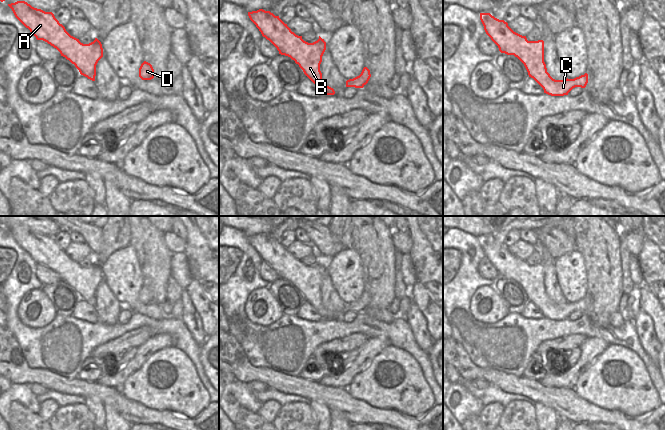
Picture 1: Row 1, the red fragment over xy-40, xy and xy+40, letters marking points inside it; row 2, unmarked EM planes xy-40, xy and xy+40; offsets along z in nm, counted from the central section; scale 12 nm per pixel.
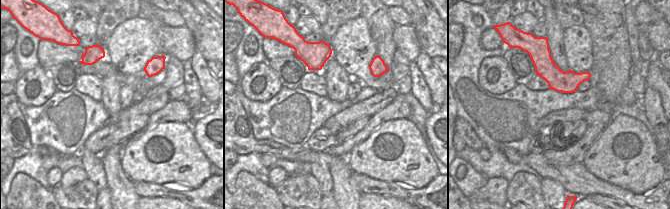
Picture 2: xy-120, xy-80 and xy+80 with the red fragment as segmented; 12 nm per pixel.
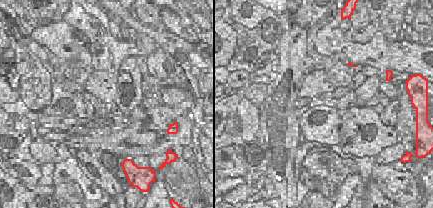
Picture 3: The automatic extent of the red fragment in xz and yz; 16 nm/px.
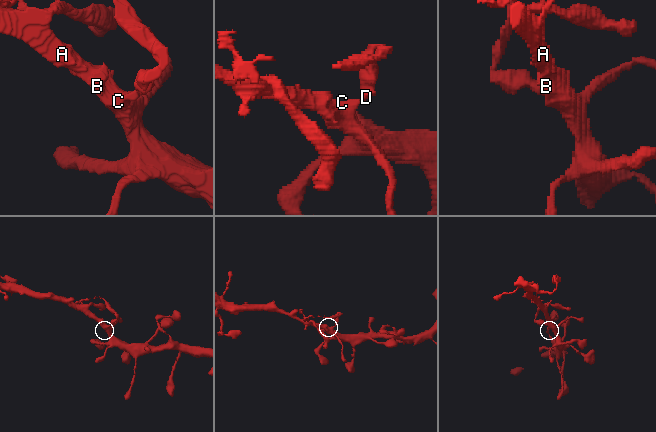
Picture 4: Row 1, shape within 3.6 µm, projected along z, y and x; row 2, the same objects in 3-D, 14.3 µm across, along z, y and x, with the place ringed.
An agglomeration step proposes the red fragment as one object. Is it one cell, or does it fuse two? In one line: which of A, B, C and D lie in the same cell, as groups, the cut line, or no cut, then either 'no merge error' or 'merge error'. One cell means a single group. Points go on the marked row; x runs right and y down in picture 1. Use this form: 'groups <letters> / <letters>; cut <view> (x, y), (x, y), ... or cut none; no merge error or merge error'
groups A B C / D; cut xy (360, 74), (365, 84); merge error

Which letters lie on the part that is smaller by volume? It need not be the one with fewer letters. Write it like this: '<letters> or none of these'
D

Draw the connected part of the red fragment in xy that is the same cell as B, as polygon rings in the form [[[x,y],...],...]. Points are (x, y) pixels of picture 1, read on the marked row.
[[[259,9],[248,12],[250,20],[256,25],[262,36],[269,40],[279,54],[290,57],[303,70],[304,74],[317,86],[322,95],[334,95],[333,88],[327,86],[320,71],[326,42],[319,36],[313,43],[308,43],[302,36],[296,35],[279,16],[270,11]]]

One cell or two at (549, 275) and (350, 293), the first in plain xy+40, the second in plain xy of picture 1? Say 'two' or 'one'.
two

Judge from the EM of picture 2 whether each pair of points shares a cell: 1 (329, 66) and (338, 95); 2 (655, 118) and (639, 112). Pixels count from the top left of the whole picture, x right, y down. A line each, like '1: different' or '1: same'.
1: same
2: different

